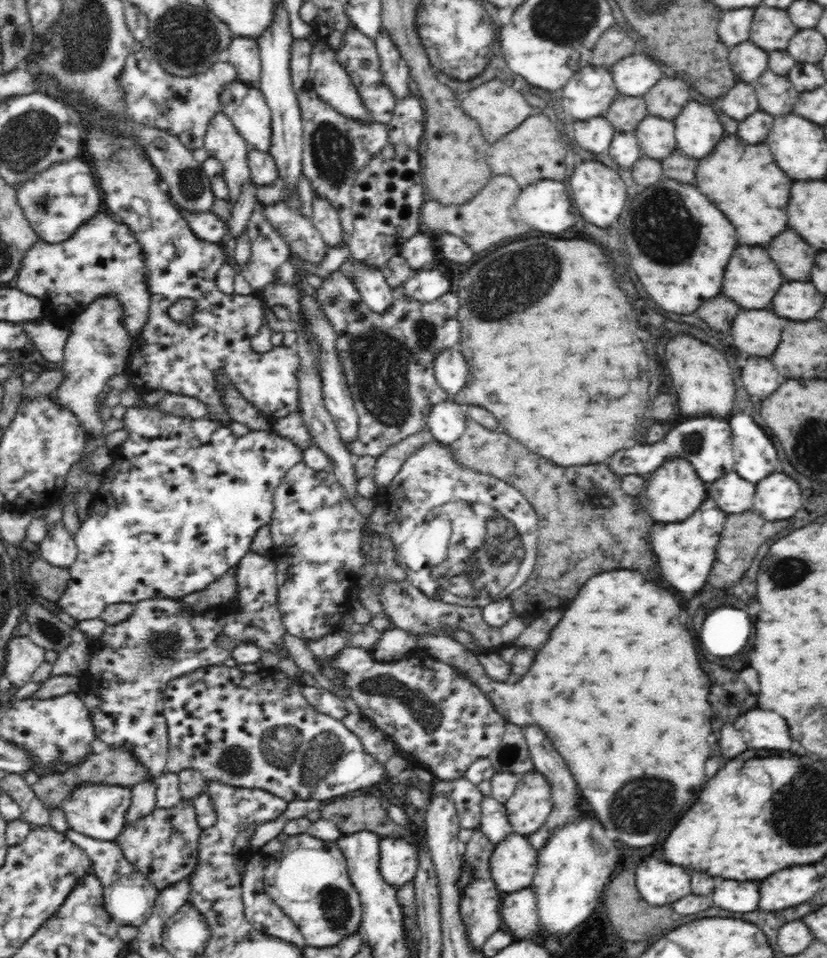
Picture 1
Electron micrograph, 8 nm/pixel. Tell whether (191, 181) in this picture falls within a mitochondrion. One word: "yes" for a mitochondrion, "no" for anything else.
yes

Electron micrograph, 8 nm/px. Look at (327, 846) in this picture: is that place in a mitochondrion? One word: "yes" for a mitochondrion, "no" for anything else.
no

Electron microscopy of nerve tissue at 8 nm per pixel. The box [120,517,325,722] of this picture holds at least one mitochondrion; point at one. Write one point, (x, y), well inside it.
(167, 645)

